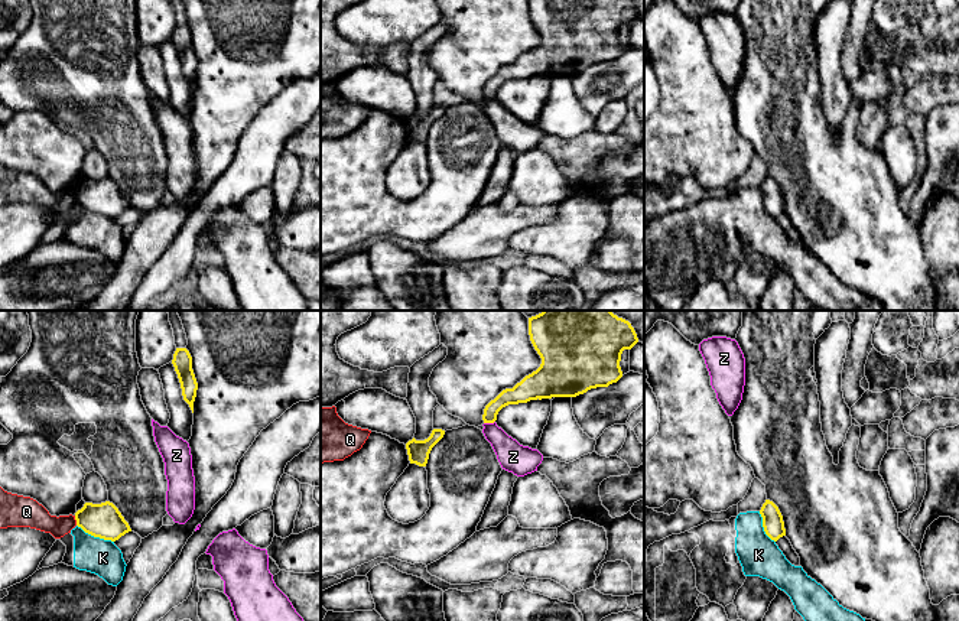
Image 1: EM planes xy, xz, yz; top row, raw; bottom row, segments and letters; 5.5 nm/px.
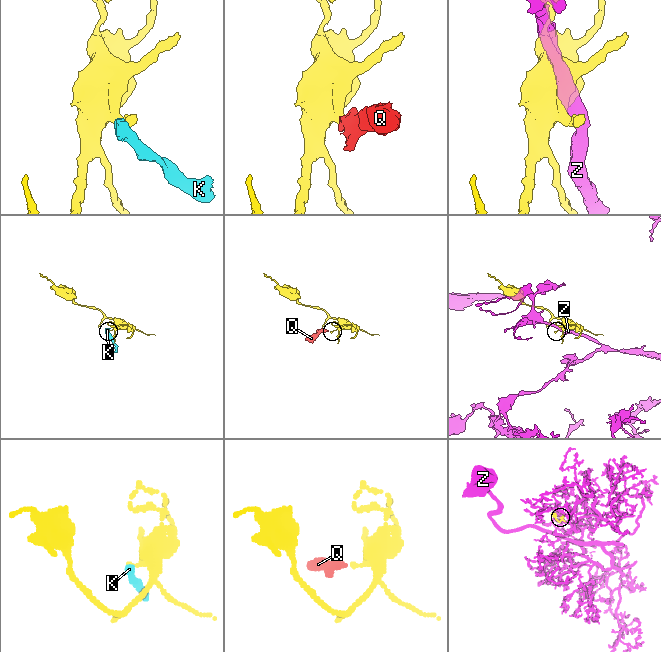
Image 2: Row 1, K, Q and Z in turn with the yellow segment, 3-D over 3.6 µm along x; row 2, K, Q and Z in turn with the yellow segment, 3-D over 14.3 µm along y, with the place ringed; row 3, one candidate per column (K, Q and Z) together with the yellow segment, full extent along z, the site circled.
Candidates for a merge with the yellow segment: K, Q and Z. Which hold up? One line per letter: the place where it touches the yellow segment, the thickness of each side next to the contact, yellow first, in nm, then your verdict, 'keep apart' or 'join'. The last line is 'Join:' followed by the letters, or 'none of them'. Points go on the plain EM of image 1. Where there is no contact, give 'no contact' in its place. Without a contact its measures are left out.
K: contact xy (96, 213); calibres 200 and 200 nm; keep apart
Q: contact xy (75, 195); calibres 200 and 150 nm; keep apart
Z: contact xz (488, 98); calibres 110 and 160 nm; keep apart
Join: none of them

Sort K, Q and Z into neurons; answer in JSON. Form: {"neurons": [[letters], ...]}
{"neurons": [["K"], ["Q"], ["Z"]]}

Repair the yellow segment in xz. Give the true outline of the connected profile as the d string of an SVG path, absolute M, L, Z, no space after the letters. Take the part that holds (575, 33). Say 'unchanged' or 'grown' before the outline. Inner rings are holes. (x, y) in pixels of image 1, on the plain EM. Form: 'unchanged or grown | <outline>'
unchanged | M529 0L529 12L542 35L540 43L491 77L484 85L484 100L494 100L498 88L508 81L576 74L591 65L617 59L622 53L620 43L622 27L631 26L638 19L631 0Z

